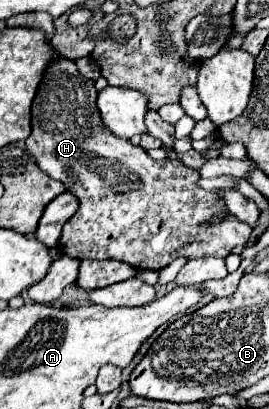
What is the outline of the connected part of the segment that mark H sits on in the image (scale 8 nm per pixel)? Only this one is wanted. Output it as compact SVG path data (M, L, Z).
M60 57L44 73L44 81L32 103L32 135L26 139L26 149L34 155L42 171L62 181L66 191L78 197L78 211L64 225L58 245L60 251L76 259L118 259L134 269L160 271L178 257L228 257L236 245L250 239L252 229L240 225L228 213L222 193L198 187L198 169L186 167L178 157L154 161L142 147L108 131L96 107L96 97L94 81L82 77L74 61Z

